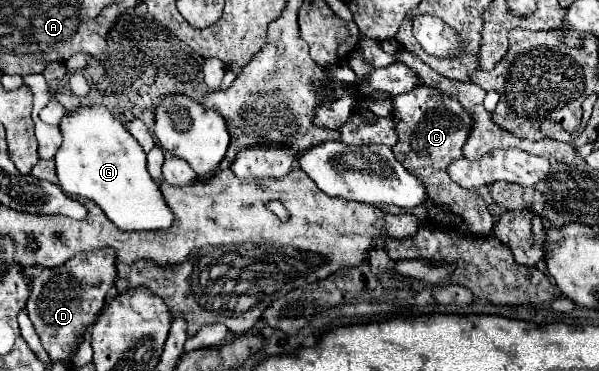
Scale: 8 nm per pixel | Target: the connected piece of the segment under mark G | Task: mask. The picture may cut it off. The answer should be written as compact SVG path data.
M81 105L65 113L59 131L63 143L55 153L55 171L67 195L95 201L123 231L157 231L173 223L171 209L145 169L145 151L105 105Z

